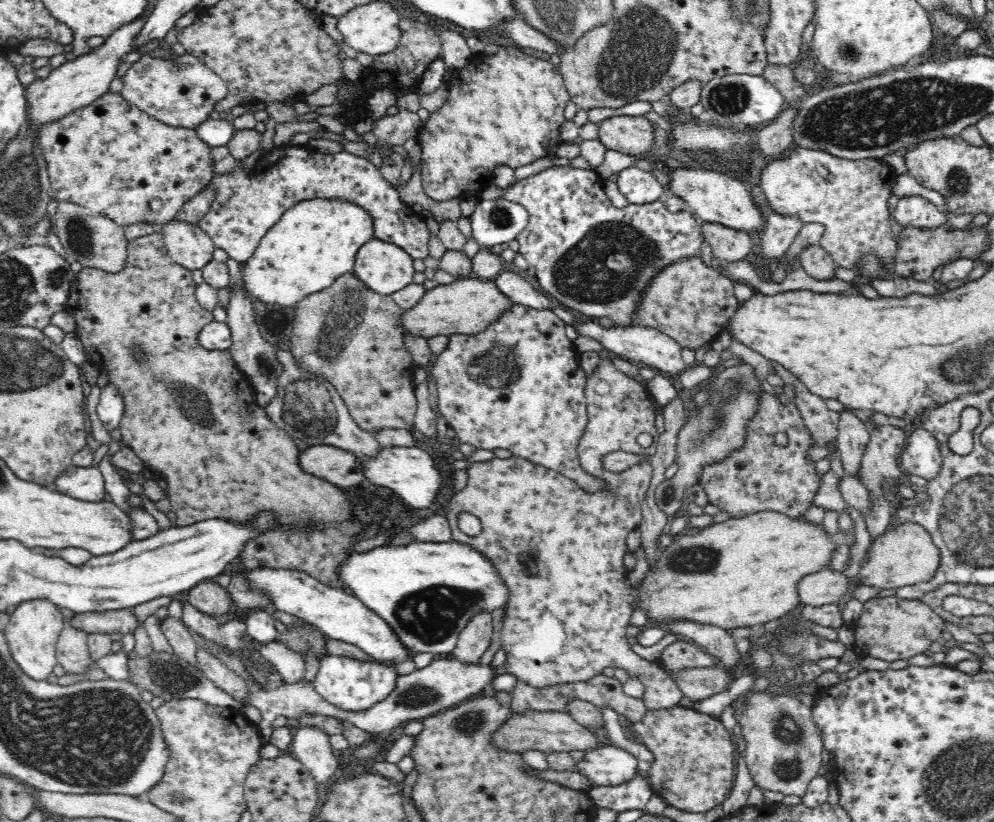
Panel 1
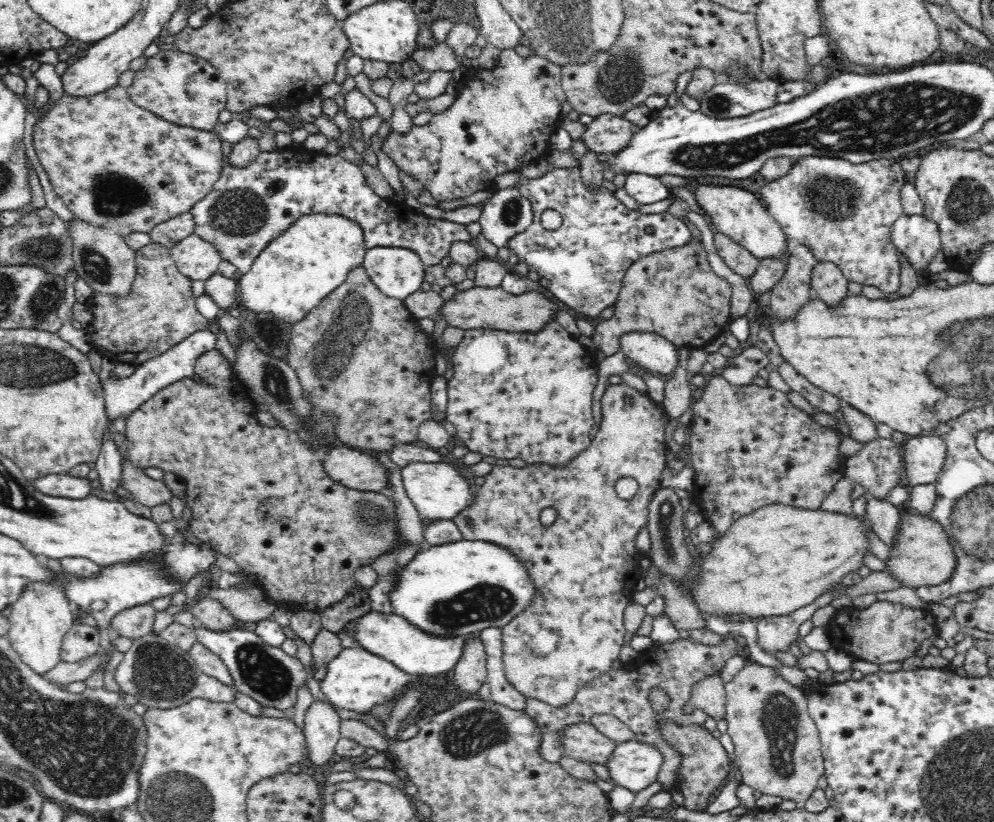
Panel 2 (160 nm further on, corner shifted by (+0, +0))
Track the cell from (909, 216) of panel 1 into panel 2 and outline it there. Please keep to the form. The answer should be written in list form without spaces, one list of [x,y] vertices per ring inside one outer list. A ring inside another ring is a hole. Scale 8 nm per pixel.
[[[902,216],[896,220],[891,228],[891,239],[898,256],[902,255],[905,260],[915,269],[917,274],[921,274],[926,269],[930,261],[938,254],[941,248],[940,233],[936,223],[927,220],[924,216]]]

